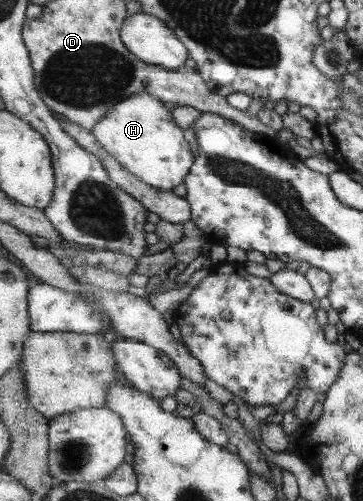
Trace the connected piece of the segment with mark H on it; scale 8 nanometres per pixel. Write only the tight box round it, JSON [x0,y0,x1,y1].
[92,93,198,191]

